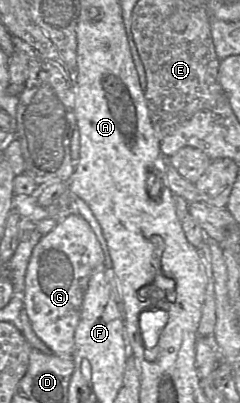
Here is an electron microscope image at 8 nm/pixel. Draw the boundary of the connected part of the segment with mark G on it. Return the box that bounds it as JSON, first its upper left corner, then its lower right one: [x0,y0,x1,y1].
[23,213,105,356]

